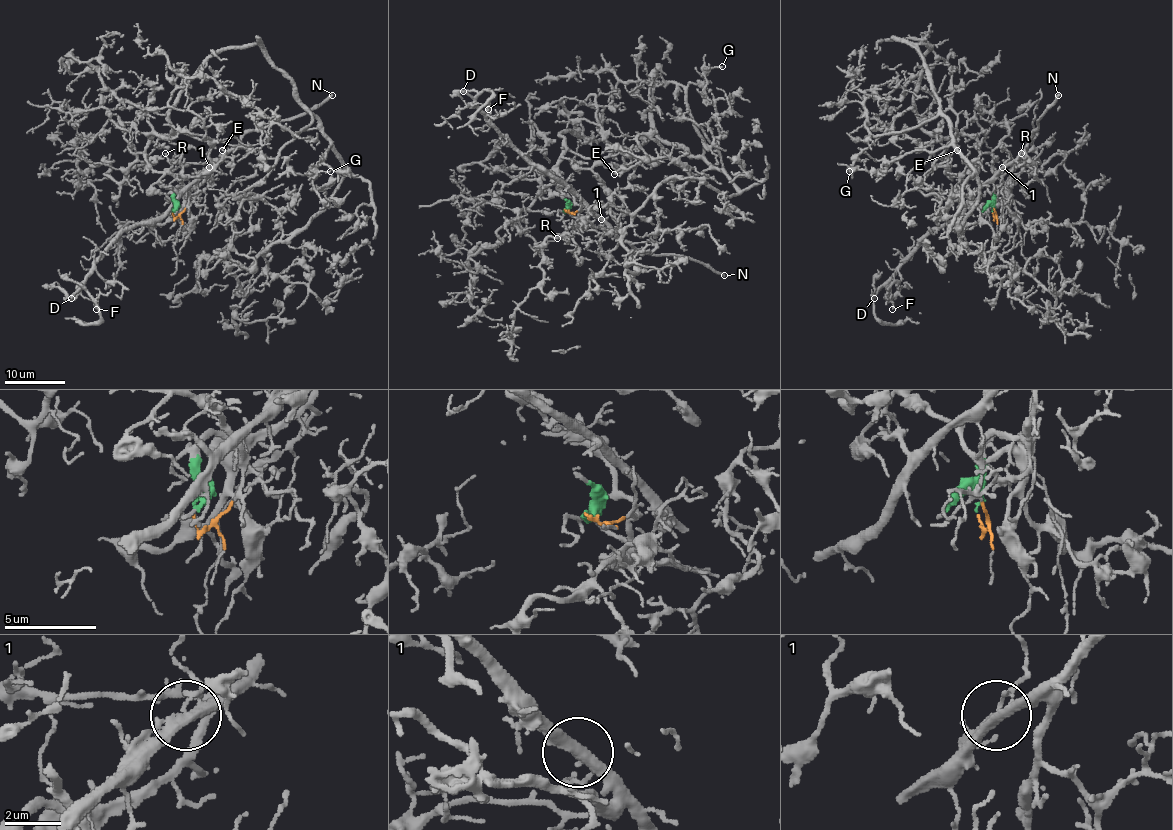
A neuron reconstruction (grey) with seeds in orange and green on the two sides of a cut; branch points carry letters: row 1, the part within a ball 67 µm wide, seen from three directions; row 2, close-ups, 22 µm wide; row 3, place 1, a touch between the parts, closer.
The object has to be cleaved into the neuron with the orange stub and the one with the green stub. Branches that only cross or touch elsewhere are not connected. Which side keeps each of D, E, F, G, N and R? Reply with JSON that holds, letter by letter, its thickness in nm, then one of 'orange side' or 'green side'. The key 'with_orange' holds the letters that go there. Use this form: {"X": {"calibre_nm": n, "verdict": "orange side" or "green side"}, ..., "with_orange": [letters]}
{"D": {"calibre_nm": 280, "verdict": "green side"}, "E": {"calibre_nm": 100, "verdict": "orange side"}, "F": {"calibre_nm": 100, "verdict": "green side"}, "G": {"calibre_nm": 130, "verdict": "orange side"}, "N": {"calibre_nm": 300, "verdict": "green side"}, "R": {"calibre_nm": 130, "verdict": "green side"}, "with_orange": ["E", "G"]}

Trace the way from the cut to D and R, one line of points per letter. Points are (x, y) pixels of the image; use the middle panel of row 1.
D: (564, 209), (584, 225), (607, 229), (605, 223), (570, 188), (536, 167), (464, 91)
R: (564, 209), (584, 225), (605, 231), (575, 229), (557, 238)

